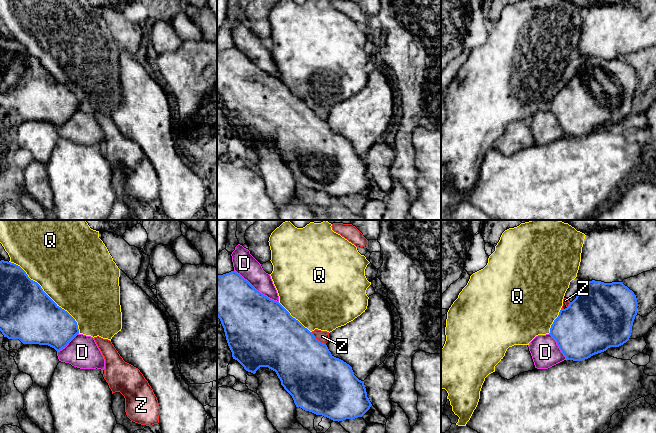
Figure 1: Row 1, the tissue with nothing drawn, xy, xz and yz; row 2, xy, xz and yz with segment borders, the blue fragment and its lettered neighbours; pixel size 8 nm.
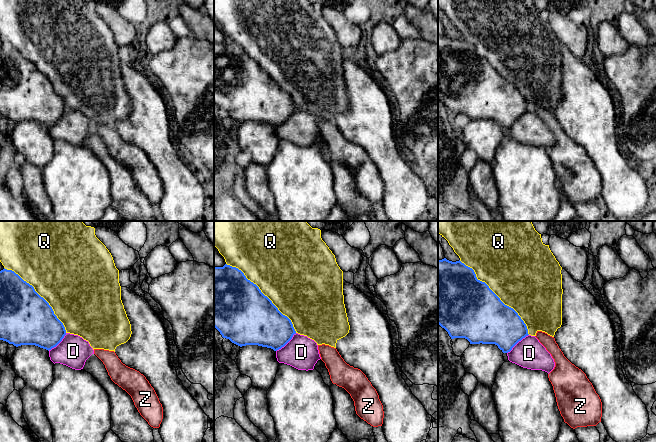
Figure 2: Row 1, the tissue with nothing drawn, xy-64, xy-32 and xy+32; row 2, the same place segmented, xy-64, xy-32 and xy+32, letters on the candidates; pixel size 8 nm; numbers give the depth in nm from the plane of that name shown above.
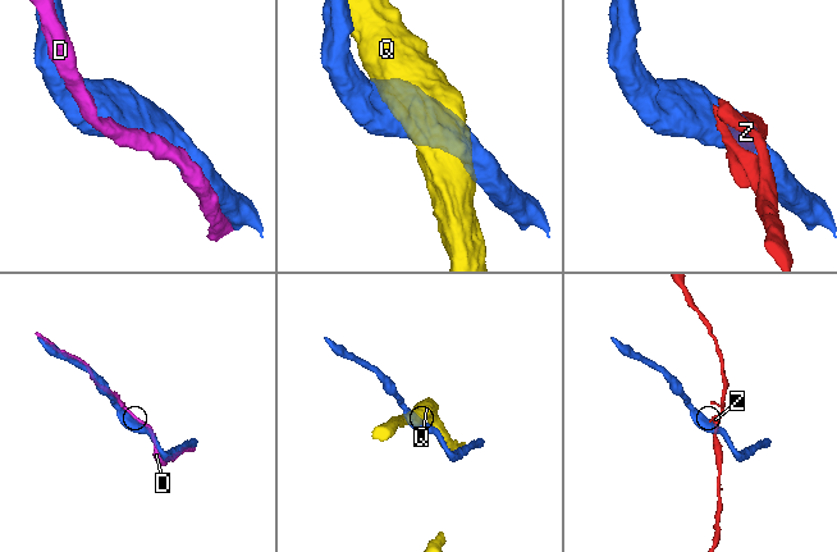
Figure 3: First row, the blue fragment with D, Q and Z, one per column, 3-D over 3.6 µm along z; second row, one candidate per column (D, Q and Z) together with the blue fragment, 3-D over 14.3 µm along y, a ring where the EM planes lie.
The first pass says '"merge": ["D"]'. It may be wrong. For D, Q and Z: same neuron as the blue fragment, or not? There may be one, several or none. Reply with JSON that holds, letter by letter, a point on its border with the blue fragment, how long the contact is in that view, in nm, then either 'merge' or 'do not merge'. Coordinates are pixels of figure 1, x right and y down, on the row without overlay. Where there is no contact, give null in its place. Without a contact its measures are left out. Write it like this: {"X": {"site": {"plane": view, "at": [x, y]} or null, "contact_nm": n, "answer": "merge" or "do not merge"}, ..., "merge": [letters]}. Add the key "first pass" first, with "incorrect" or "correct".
{"first pass": "correct", "D": {"site": {"plane": "xz", "at": [255, 65]}, "contact_nm": 440, "answer": "merge"}, "Q": {"site": {"plane": "xy", "at": [47, 71]}, "contact_nm": 800, "answer": "do not merge"}, "Z": {"site": {"plane": "xz", "at": [317, 116]}, "contact_nm": 160, "answer": "do not merge"}, "merge": ["D"]}

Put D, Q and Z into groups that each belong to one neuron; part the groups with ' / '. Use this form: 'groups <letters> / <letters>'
groups D / Q / Z

